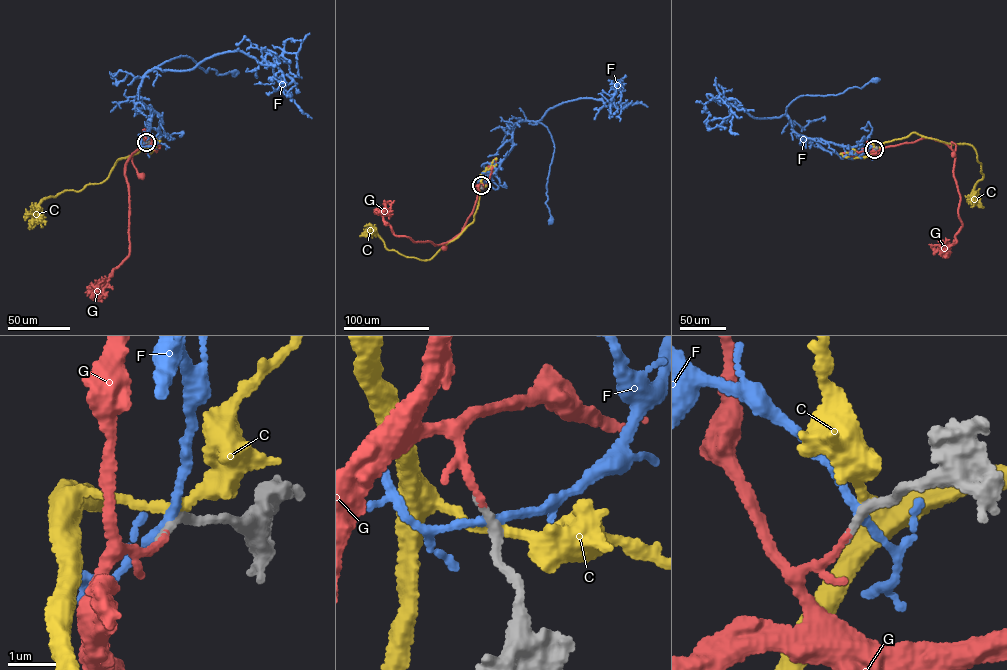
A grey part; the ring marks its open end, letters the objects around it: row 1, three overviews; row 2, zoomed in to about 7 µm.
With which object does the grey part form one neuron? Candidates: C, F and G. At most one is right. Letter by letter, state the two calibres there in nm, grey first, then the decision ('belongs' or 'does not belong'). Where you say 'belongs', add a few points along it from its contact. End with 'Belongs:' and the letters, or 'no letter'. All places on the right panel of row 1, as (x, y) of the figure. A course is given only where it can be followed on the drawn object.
C: 220 nm thick on the grey side, 200 nm on the other; does not belong
F: 200 nm thick on the grey side, 150 nm on the other; does not belong
G: 190 nm thick on the grey side, 90 nm on the other; belongs; it runs (874, 149), (877, 151), (928, 138), (951, 148), (952, 142), (956, 145), (954, 154)
Belongs: G

